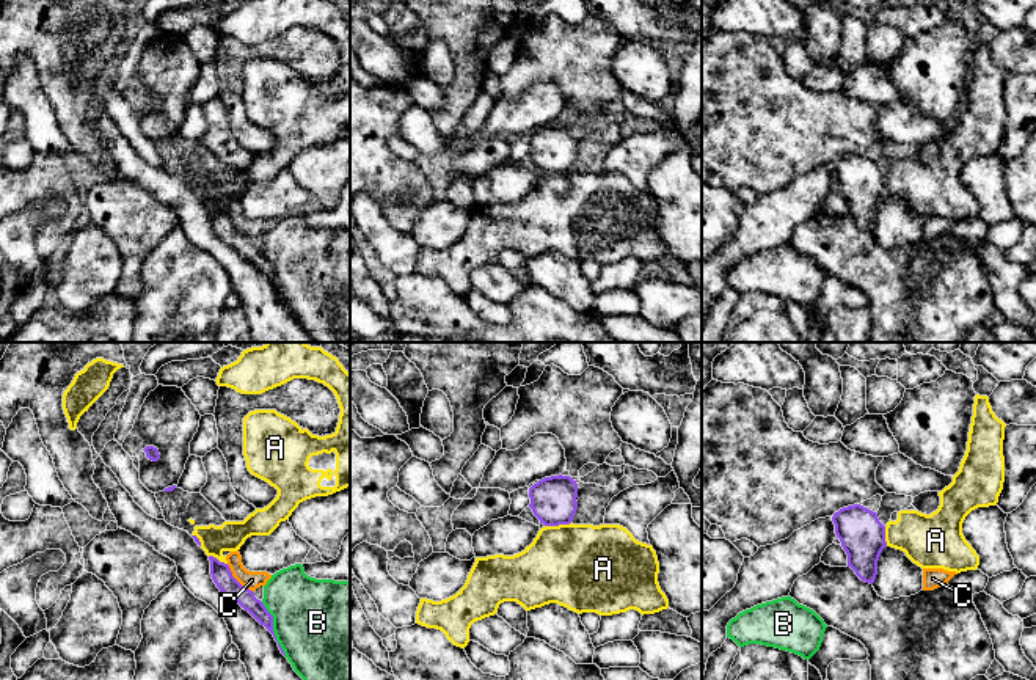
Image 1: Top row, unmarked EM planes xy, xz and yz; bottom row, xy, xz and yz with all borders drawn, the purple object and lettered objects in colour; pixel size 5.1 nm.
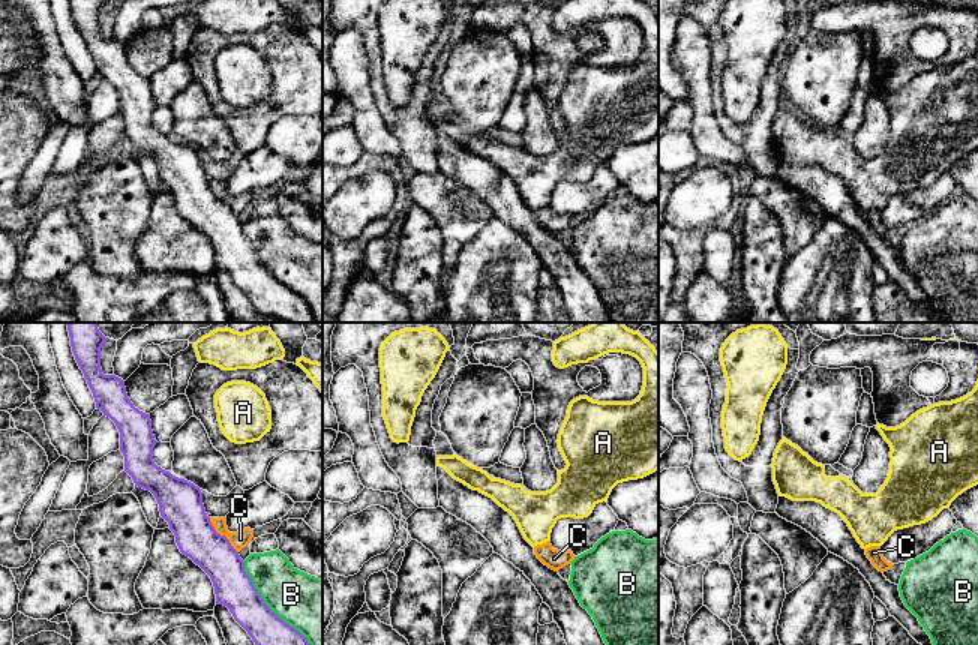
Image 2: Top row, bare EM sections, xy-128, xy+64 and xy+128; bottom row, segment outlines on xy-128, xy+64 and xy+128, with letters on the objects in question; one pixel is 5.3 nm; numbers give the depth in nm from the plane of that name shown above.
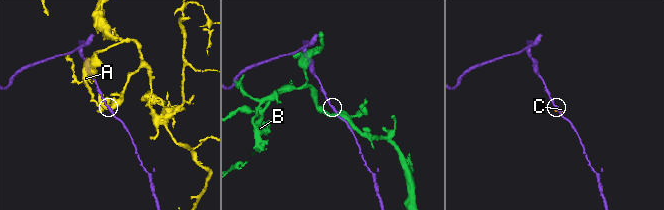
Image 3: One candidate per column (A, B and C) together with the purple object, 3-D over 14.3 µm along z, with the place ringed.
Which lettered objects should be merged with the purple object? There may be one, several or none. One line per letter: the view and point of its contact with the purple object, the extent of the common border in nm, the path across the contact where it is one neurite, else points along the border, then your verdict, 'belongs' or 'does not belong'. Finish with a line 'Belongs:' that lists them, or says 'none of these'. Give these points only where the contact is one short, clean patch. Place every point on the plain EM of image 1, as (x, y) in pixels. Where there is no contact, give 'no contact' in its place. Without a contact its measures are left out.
A: contact xz (558, 173); length 140 nm; border xz (570, 170), (545, 175); does not belong
B: contact xy (272, 277); length 300 nm; does not belong
C: contact xy (236, 228); length 200 nm; border xy (226, 212), (231, 222), (253, 241); does not belong
Belongs: none of these

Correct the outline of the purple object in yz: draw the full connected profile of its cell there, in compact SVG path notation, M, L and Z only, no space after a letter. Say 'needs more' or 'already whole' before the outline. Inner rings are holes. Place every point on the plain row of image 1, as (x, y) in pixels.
already whole | M848 154L834 162L835 182L848 203L848 215L873 232L877 223L877 209L887 195L885 174L877 162L860 154Z

